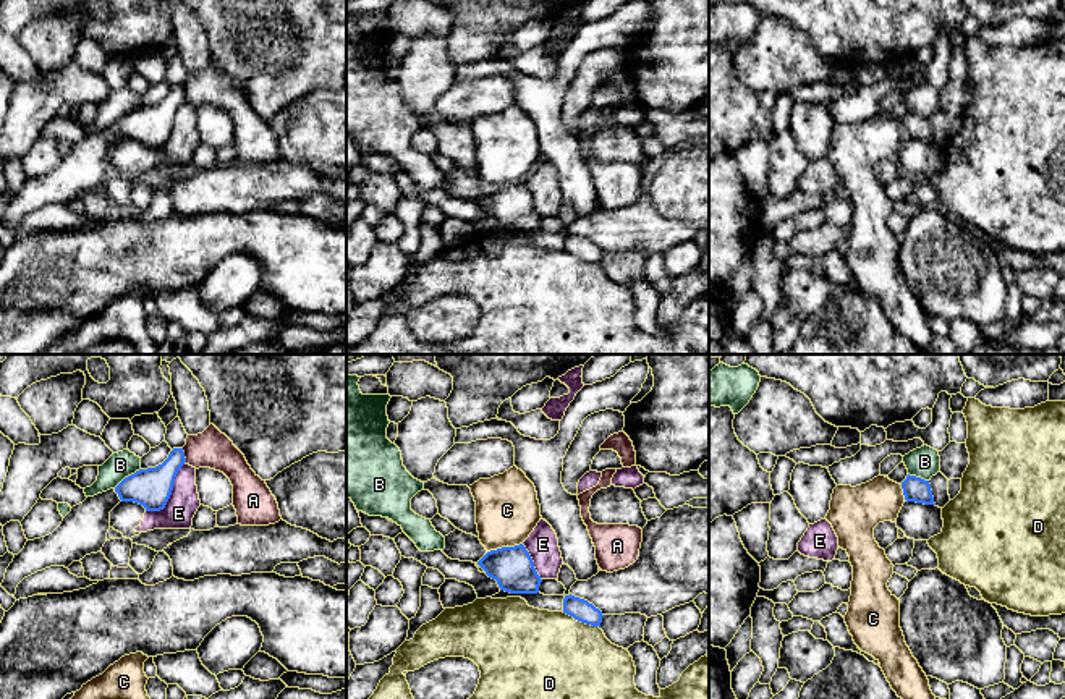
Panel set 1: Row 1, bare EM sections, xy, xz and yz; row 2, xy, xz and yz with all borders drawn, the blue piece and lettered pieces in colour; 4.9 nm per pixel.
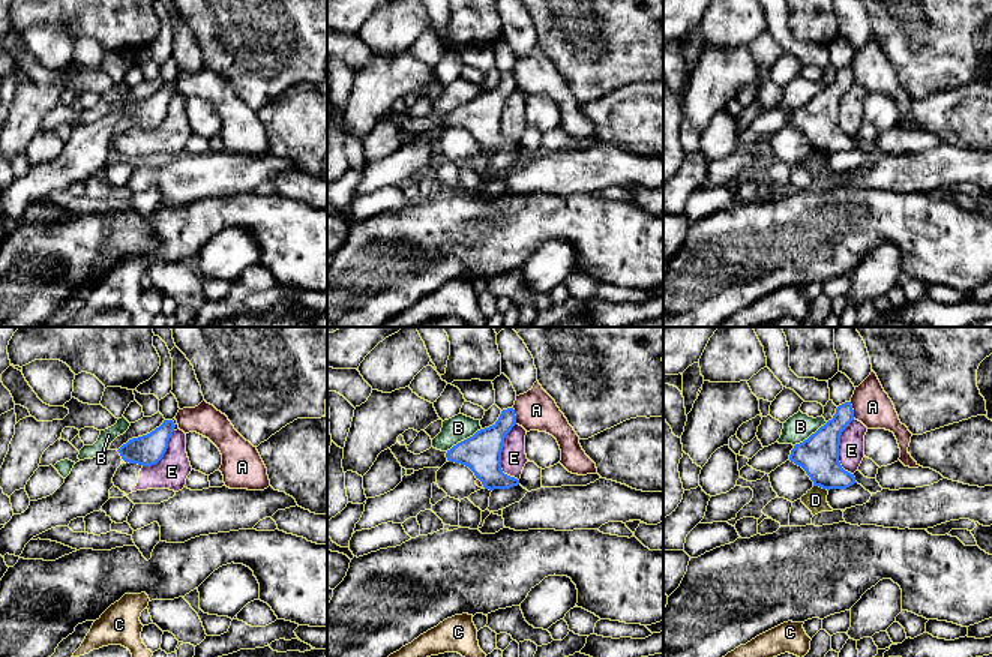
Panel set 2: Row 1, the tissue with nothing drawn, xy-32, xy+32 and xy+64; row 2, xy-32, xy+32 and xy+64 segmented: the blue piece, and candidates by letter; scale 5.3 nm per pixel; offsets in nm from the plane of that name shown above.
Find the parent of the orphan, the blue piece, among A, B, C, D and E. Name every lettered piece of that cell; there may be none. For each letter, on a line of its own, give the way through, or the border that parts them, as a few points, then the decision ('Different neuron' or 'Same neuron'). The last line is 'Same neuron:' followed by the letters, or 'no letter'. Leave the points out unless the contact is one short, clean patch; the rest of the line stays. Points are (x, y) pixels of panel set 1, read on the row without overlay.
A: Different neuron
B: Different neuron
C: Boundary: xz (521, 180), (487, 190). Different neuron
D: Different neuron
E: Different neuron
Same neuron: no letter

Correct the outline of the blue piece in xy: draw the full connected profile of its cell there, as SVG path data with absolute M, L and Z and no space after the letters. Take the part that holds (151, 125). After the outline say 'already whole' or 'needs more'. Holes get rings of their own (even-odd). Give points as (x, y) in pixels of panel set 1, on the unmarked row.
M173 86L162 102L139 107L115 126L87 134L73 144L52 172L26 180L6 205L0 223L15 235L24 215L50 204L68 205L73 199L100 189L110 167L110 149L120 139L139 141L146 149L163 147L185 100L183 86Z; needs more

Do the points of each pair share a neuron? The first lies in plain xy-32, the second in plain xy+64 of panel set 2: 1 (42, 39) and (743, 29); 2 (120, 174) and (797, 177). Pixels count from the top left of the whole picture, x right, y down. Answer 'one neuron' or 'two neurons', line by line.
1: one neuron
2: two neurons

